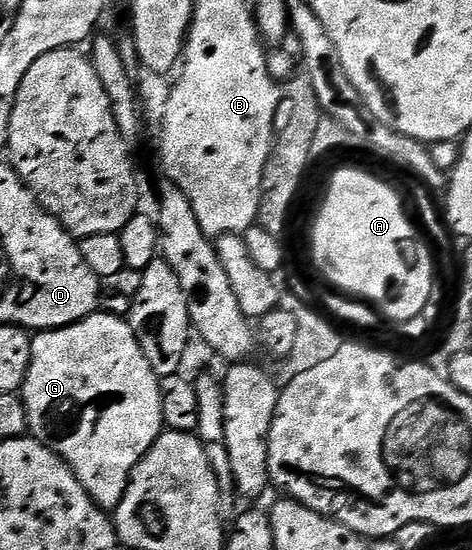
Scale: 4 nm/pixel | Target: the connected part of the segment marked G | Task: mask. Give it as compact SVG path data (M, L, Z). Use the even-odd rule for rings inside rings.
M100 311L92 313L90 317L85 317L81 321L76 321L74 325L68 325L62 329L46 329L38 332L33 337L31 367L27 371L25 385L19 394L25 406L28 432L36 437L37 440L43 442L50 451L58 453L68 463L69 470L77 476L79 483L87 491L87 495L91 495L93 502L106 511L116 510L117 504L123 499L123 495L127 491L129 476L133 474L133 469L141 462L143 455L147 455L147 451L161 437L165 429L161 395L161 383L158 375L151 367L151 363L147 363L147 355L143 355L143 351L131 331L128 320Z

